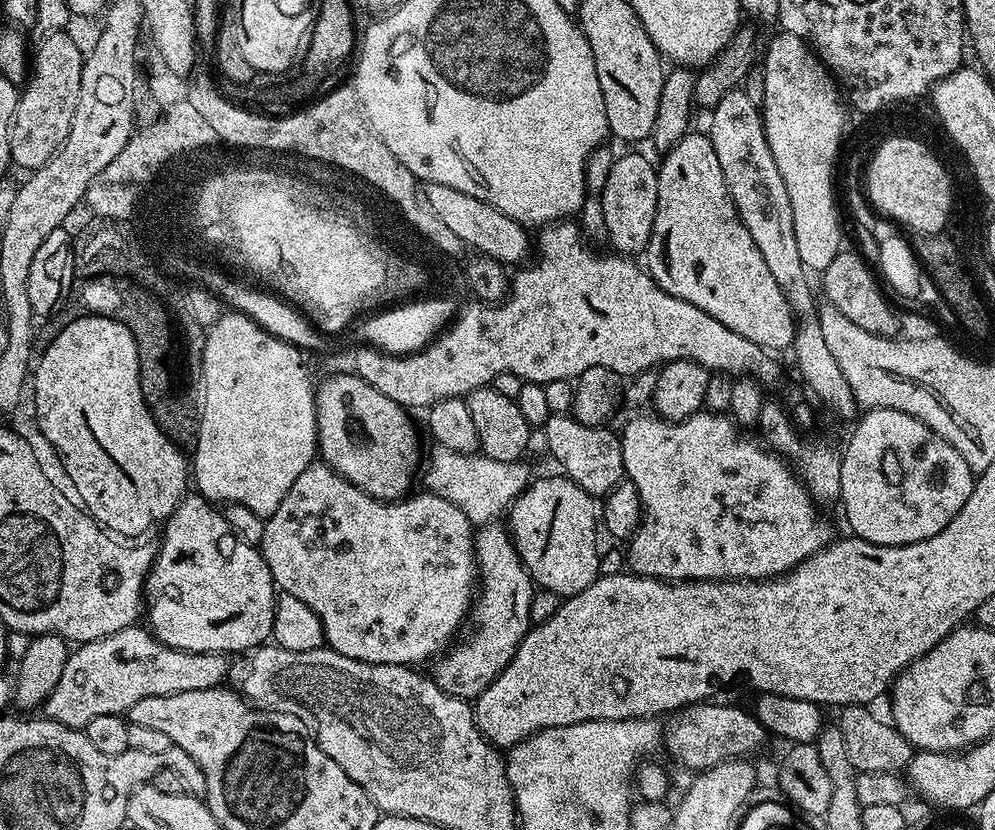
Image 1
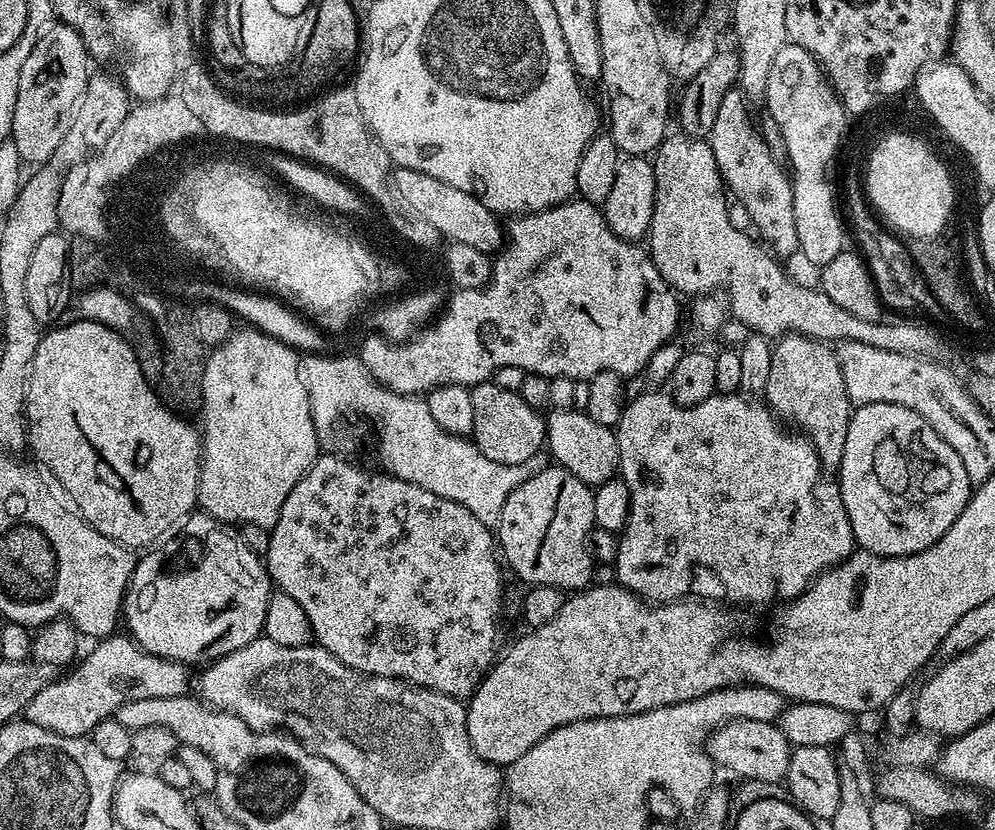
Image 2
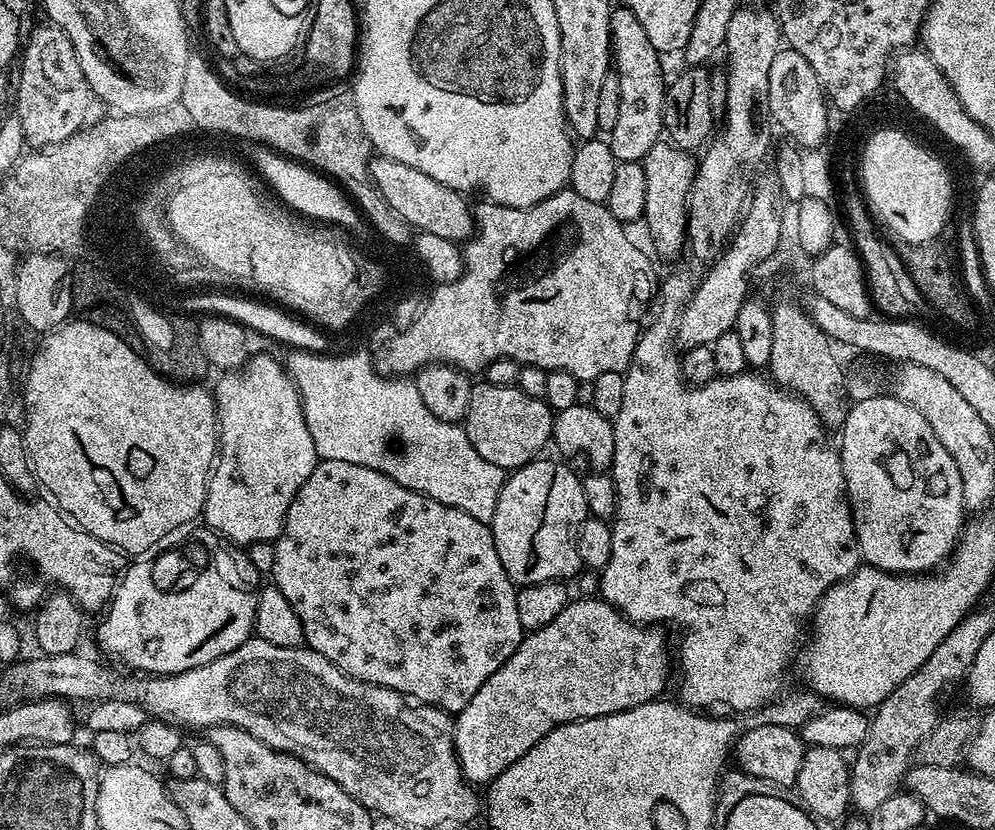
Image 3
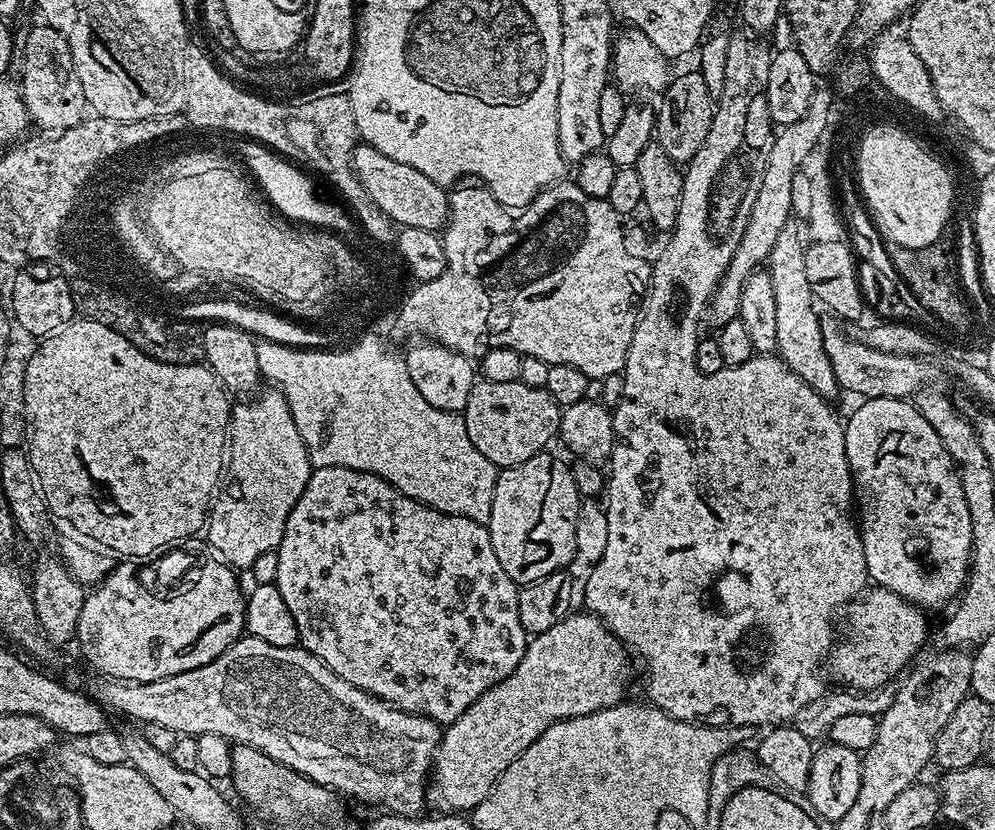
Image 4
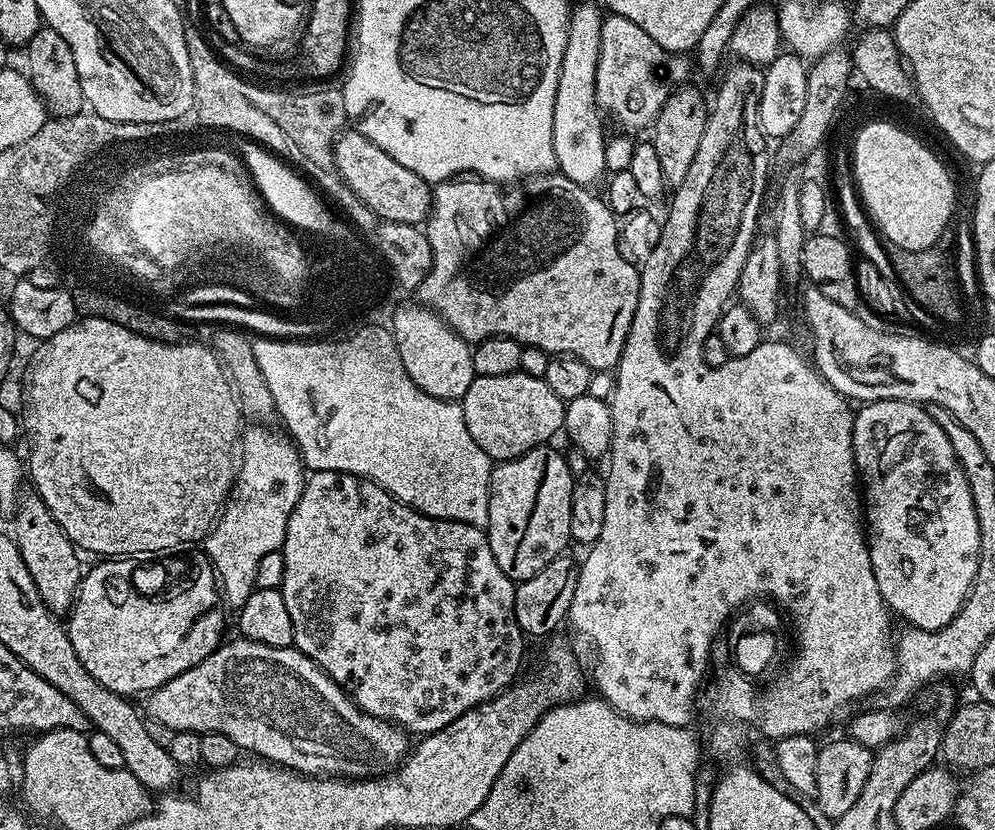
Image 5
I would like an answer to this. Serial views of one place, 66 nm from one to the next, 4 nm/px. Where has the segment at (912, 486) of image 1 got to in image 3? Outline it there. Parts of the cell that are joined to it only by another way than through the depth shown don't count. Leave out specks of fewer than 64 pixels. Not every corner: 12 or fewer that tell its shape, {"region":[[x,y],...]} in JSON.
{"region":[[896,396],[838,451],[863,563],[924,574],[966,523],[962,478]]}

